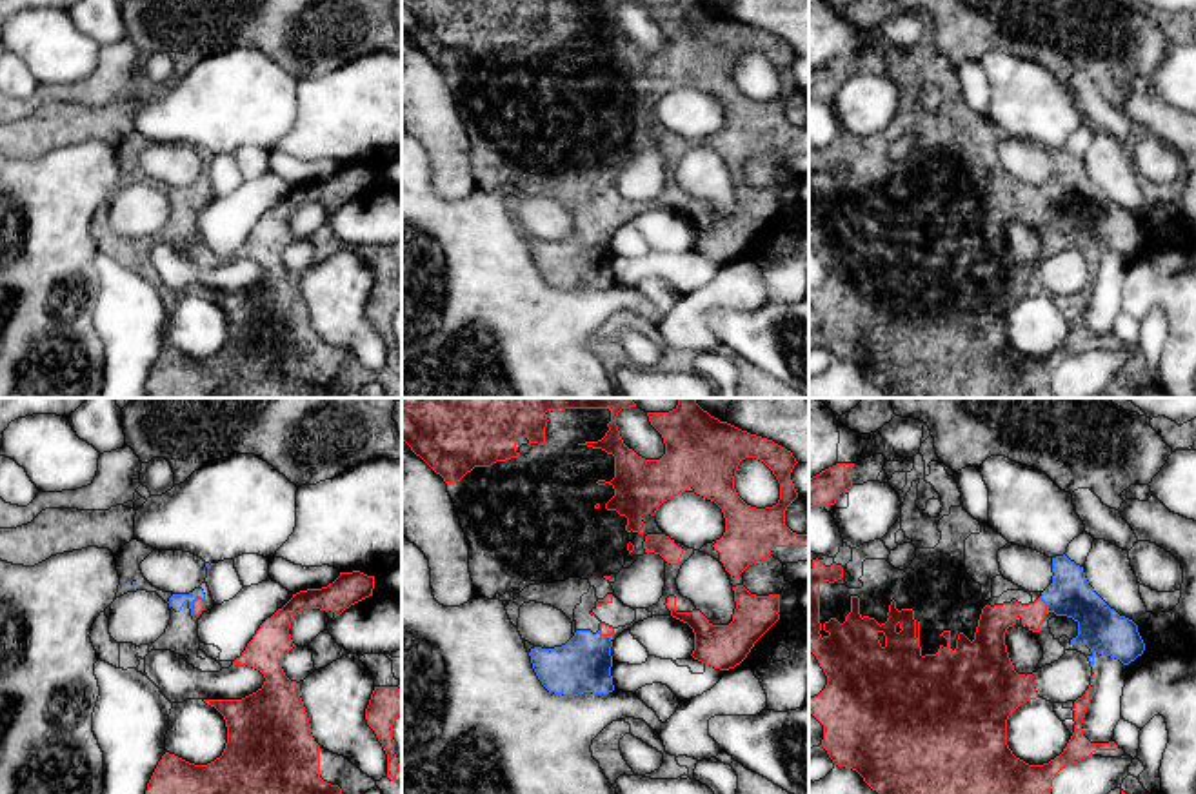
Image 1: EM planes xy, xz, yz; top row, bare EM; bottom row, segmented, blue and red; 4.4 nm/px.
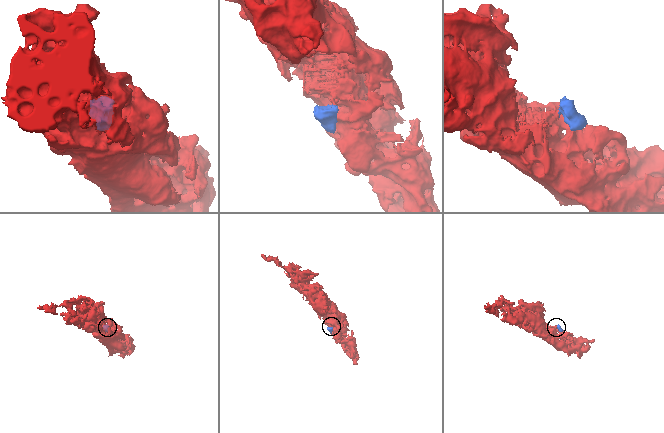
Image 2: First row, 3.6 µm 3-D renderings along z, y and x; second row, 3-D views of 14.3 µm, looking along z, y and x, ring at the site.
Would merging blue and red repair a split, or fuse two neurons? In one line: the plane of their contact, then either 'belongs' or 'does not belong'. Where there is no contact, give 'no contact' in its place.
yz | belongs

